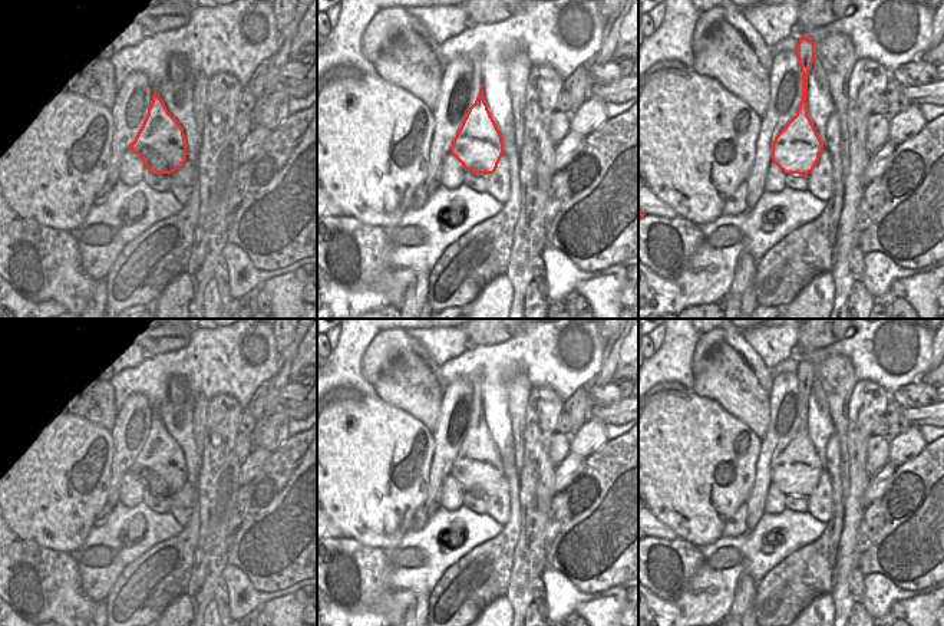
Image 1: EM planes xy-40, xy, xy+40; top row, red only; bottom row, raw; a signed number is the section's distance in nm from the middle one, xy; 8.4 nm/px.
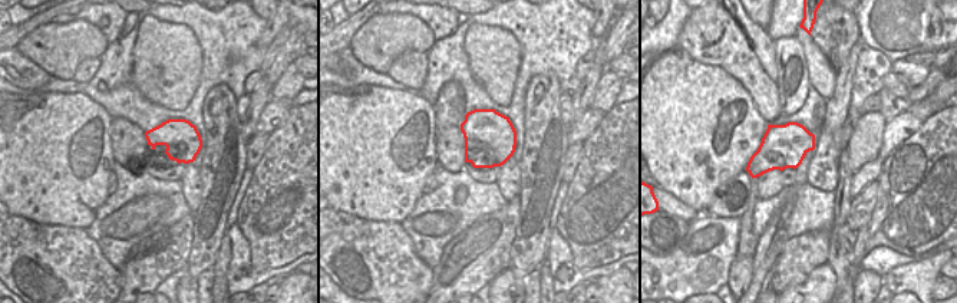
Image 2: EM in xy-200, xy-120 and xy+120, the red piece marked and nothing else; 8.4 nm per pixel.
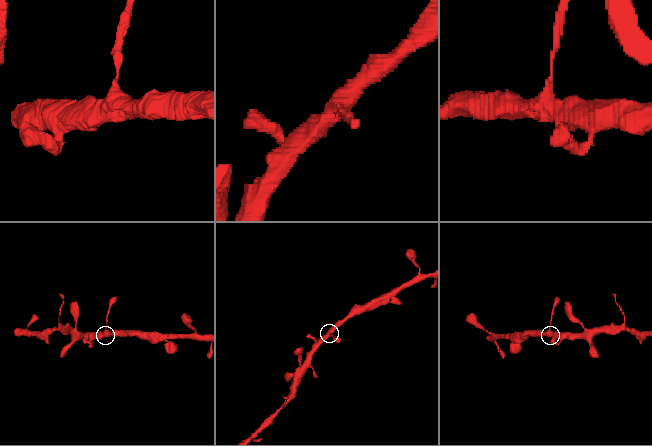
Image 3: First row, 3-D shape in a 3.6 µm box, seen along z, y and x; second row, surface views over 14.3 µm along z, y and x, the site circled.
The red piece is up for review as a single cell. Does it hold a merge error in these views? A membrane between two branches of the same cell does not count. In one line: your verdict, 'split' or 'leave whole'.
leave whole

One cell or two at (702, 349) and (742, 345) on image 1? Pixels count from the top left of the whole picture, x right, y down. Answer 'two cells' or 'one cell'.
two cells

